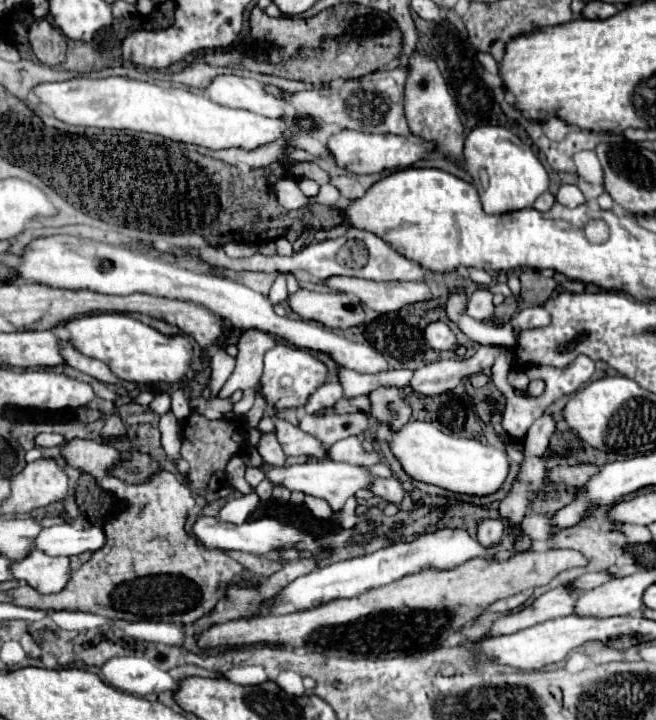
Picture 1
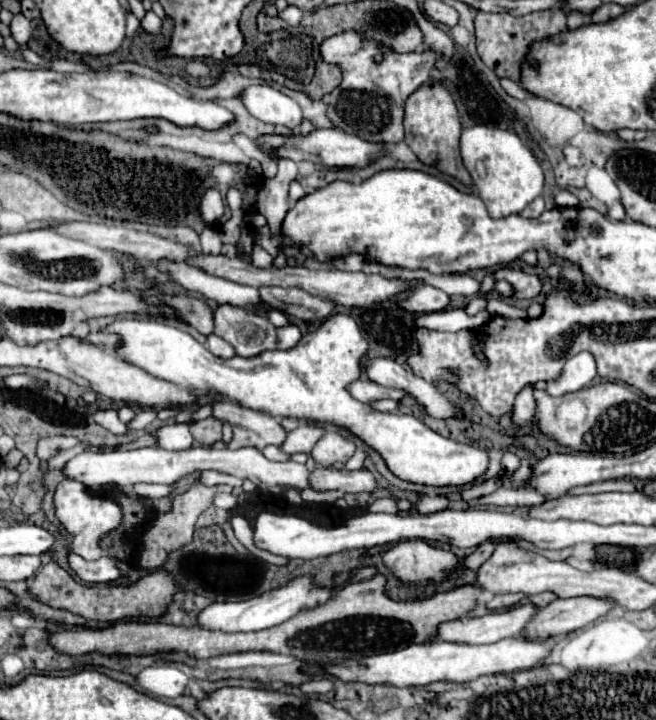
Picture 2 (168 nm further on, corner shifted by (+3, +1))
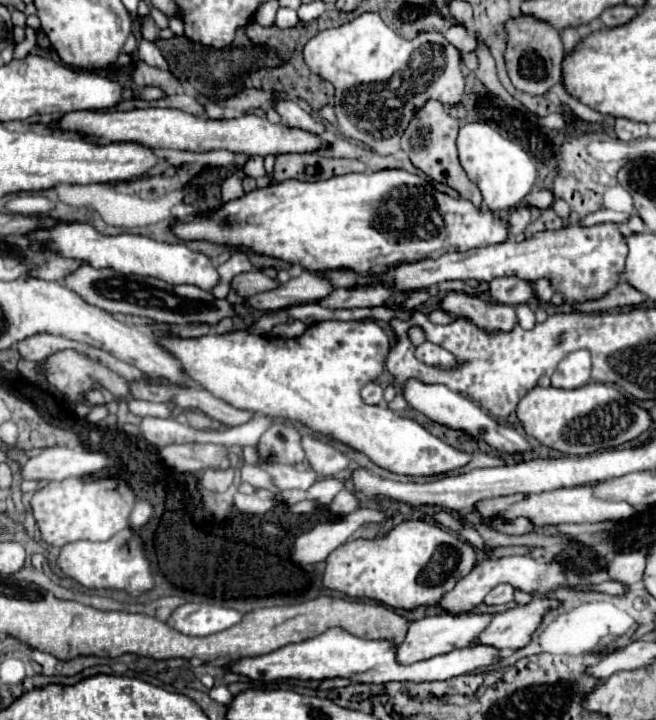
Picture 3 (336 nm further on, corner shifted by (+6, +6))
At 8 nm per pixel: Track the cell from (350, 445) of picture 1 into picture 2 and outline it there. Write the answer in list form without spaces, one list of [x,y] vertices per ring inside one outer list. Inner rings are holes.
[[[329,431],[325,437],[317,441],[317,445],[311,451],[311,457],[317,465],[327,467],[333,463],[347,463],[347,459],[355,453],[355,443],[343,437],[337,431]]]

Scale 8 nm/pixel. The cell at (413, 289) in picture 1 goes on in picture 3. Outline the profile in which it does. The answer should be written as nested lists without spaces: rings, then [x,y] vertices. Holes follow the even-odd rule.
[[[448,292],[440,306],[458,318],[464,316],[466,320],[474,322],[480,330],[486,330],[486,332],[512,330],[518,324],[514,306],[486,302],[478,296],[470,296],[464,292]]]

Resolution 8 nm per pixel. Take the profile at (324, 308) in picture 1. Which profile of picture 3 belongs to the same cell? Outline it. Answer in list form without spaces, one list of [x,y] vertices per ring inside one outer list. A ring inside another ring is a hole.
[[[250,270],[250,272],[242,272],[238,276],[232,278],[230,282],[230,288],[232,292],[236,292],[238,296],[254,296],[254,294],[260,294],[260,292],[266,292],[266,290],[272,290],[276,288],[278,282],[270,280],[266,274],[262,274],[260,270]]]

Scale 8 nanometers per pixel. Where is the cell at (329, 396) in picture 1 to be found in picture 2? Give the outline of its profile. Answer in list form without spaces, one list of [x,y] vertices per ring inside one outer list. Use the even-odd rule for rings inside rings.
[[[361,377],[353,383],[349,383],[347,391],[357,399],[357,401],[375,401],[375,399],[395,399],[401,401],[407,393],[401,389],[391,389],[391,387],[381,387],[367,377]]]

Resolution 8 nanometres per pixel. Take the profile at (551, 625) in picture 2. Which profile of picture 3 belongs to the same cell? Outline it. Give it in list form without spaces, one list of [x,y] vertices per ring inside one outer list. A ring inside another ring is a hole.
[[[534,598],[526,606],[516,606],[502,614],[494,614],[490,626],[478,634],[478,642],[484,646],[494,646],[496,650],[524,648],[530,642],[534,630],[540,626],[542,616],[556,606],[556,600]]]

